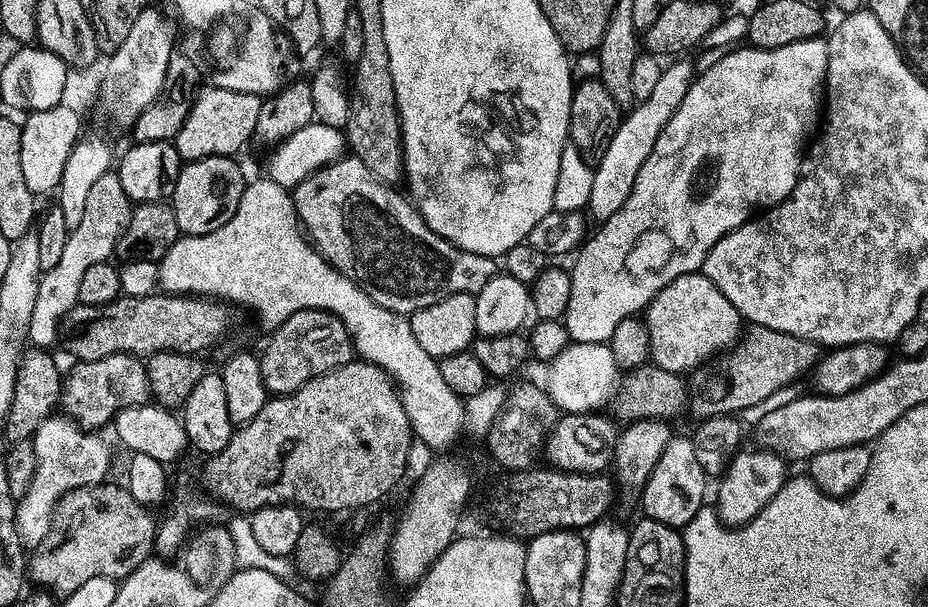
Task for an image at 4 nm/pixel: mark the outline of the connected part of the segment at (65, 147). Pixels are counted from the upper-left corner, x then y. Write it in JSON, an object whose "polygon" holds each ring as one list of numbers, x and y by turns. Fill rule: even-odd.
{"polygon":[[60,104,54,110,31,113,25,120,28,121,23,121,21,134,22,171,26,186,36,198,42,198,47,192,55,193,59,189,66,164,82,139,82,116]]}

